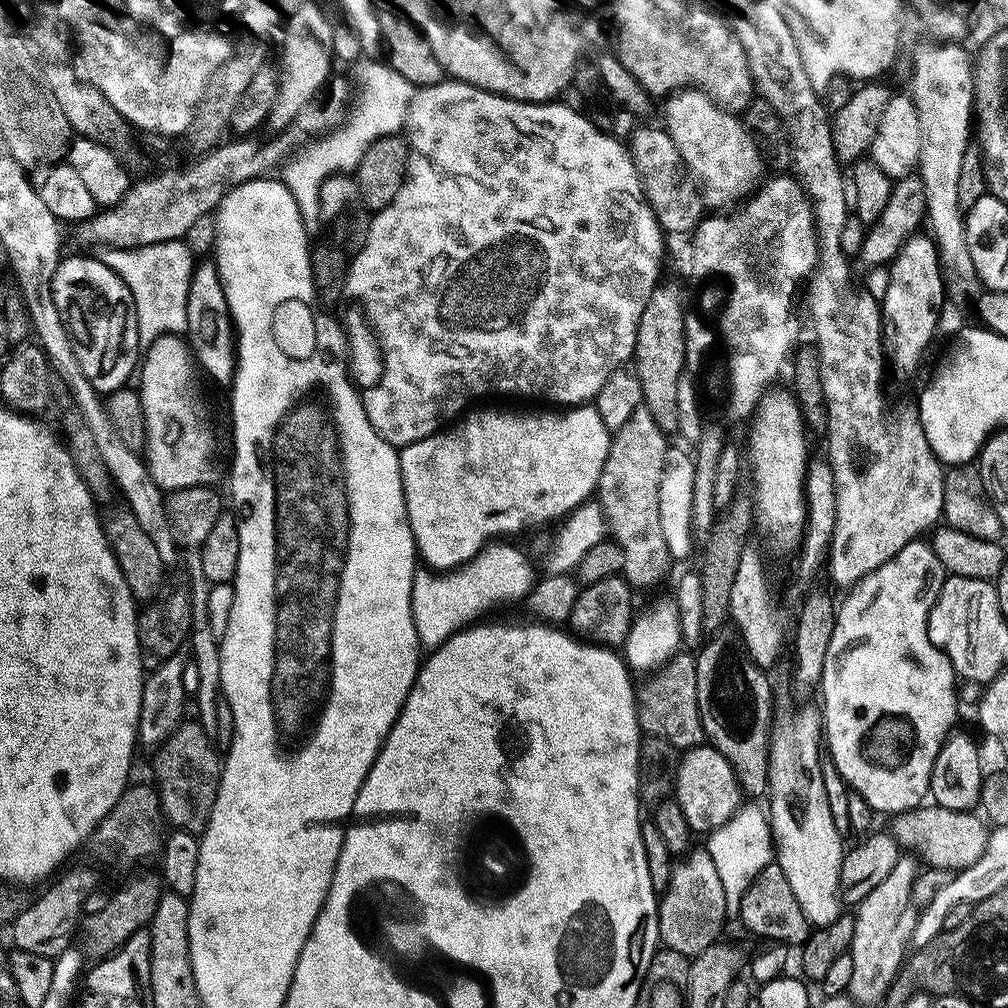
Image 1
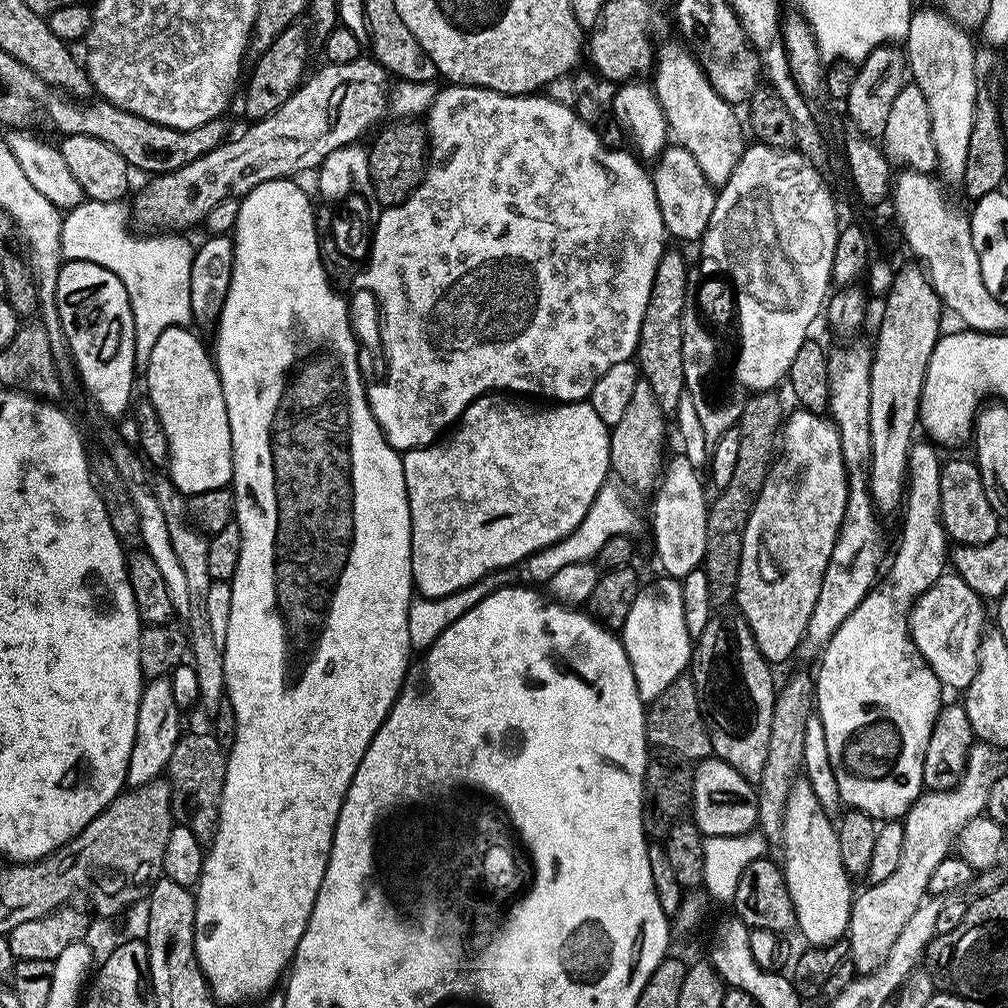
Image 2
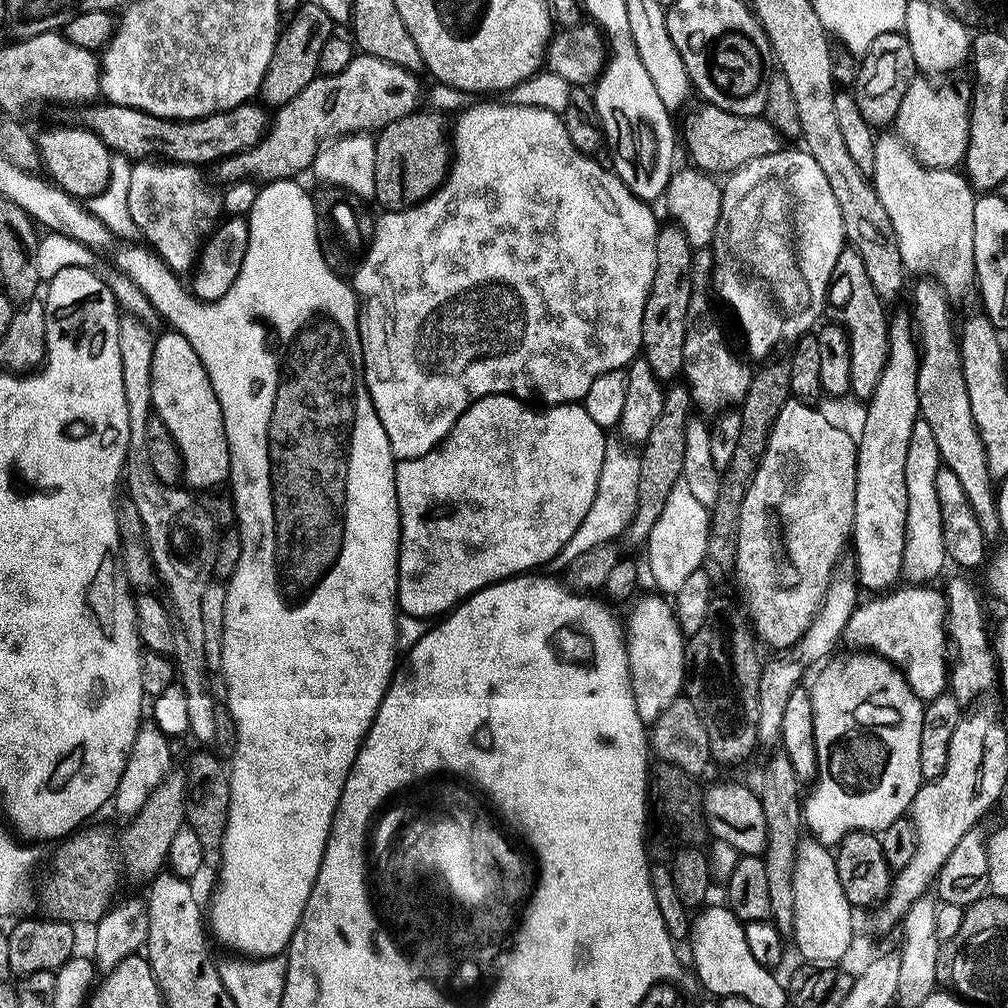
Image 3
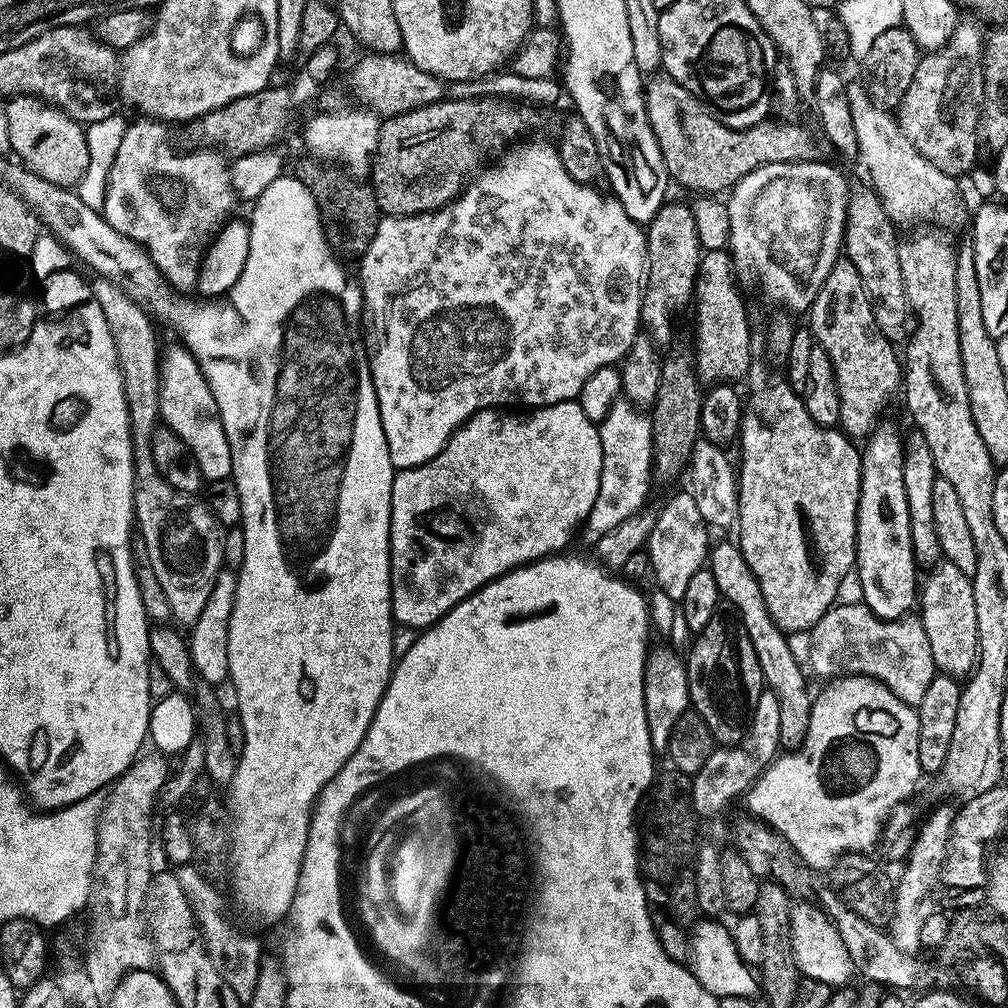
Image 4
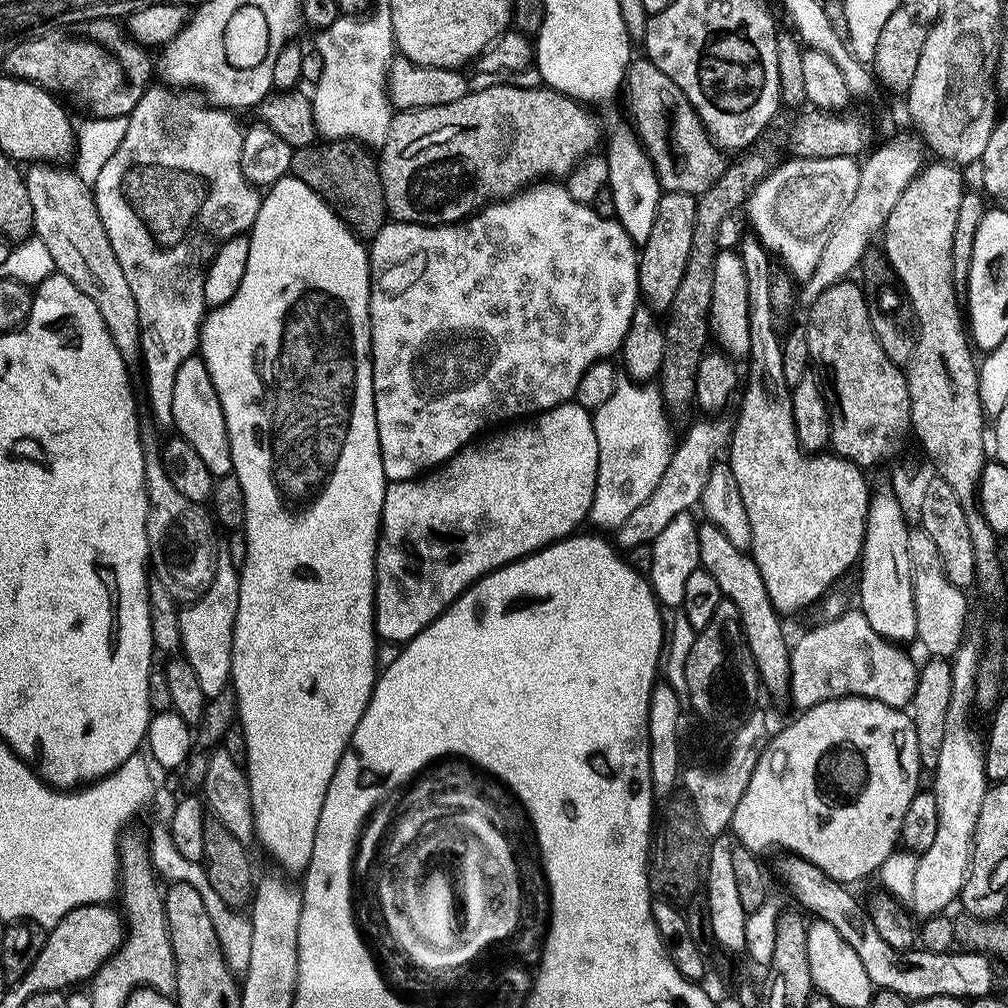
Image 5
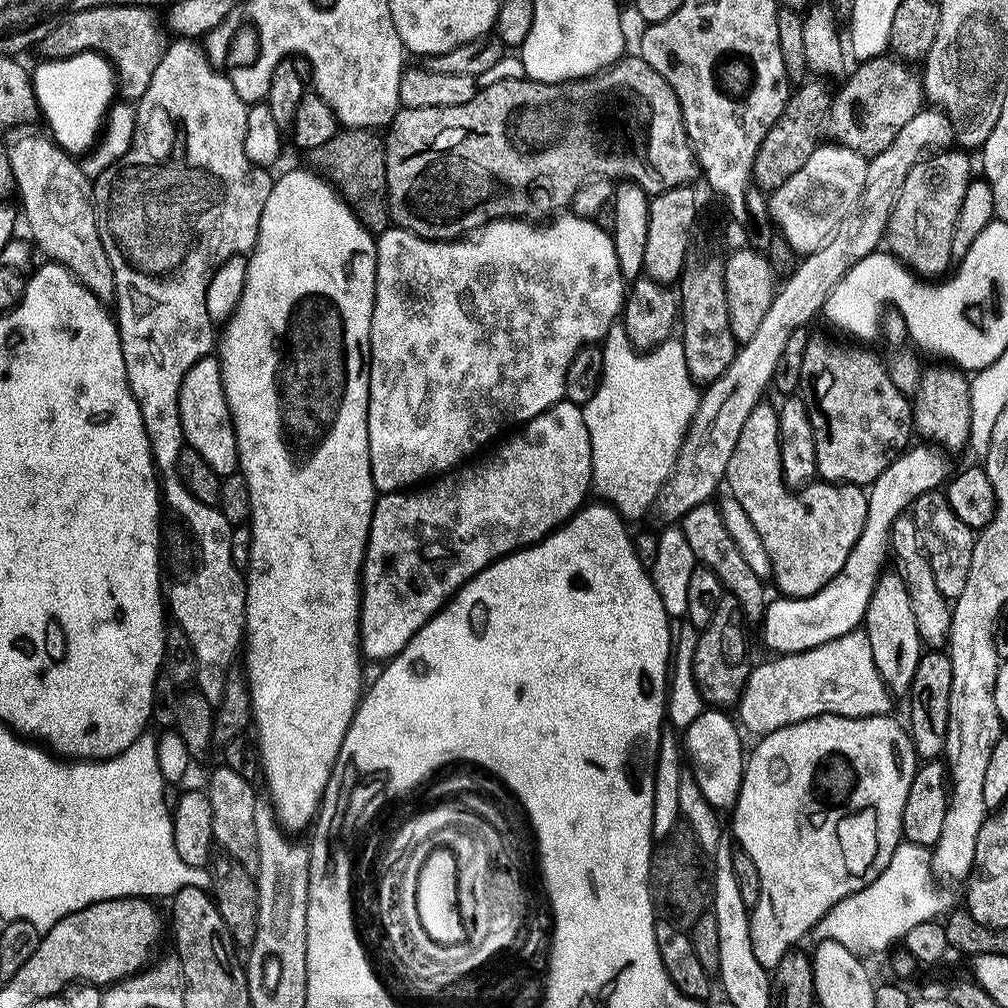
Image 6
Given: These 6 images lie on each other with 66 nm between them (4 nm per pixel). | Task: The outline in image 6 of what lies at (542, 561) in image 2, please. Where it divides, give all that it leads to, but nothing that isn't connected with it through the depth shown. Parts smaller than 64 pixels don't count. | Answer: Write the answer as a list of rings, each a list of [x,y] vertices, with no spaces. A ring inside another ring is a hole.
[[[617,326],[610,330],[607,340],[603,341],[602,351],[604,353],[604,373],[602,374],[602,382],[598,394],[594,396],[592,401],[583,405],[584,417],[586,418],[586,430],[590,430],[590,446],[593,448],[593,474],[592,486],[597,496],[603,503],[611,504],[616,509],[618,515],[623,516],[625,521],[640,520],[647,512],[651,513],[656,507],[656,500],[660,496],[660,491],[664,488],[672,471],[676,468],[676,463],[683,450],[684,440],[688,437],[688,432],[692,428],[692,420],[696,417],[696,412],[700,409],[702,392],[695,381],[690,376],[690,370],[687,369],[686,354],[684,346],[679,339],[673,338],[667,340],[662,346],[658,346],[653,352],[640,352],[630,342],[630,338],[623,326]]]

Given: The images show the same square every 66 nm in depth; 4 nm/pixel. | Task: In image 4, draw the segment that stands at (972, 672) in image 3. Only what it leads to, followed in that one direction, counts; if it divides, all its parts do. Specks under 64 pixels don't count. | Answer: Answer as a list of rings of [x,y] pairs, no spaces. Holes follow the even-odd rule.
[[[947,562],[935,565],[931,572],[932,577],[925,584],[923,581],[918,596],[918,616],[924,622],[937,669],[941,673],[964,678],[975,669],[980,655],[980,627],[973,577],[962,574],[958,566]]]

